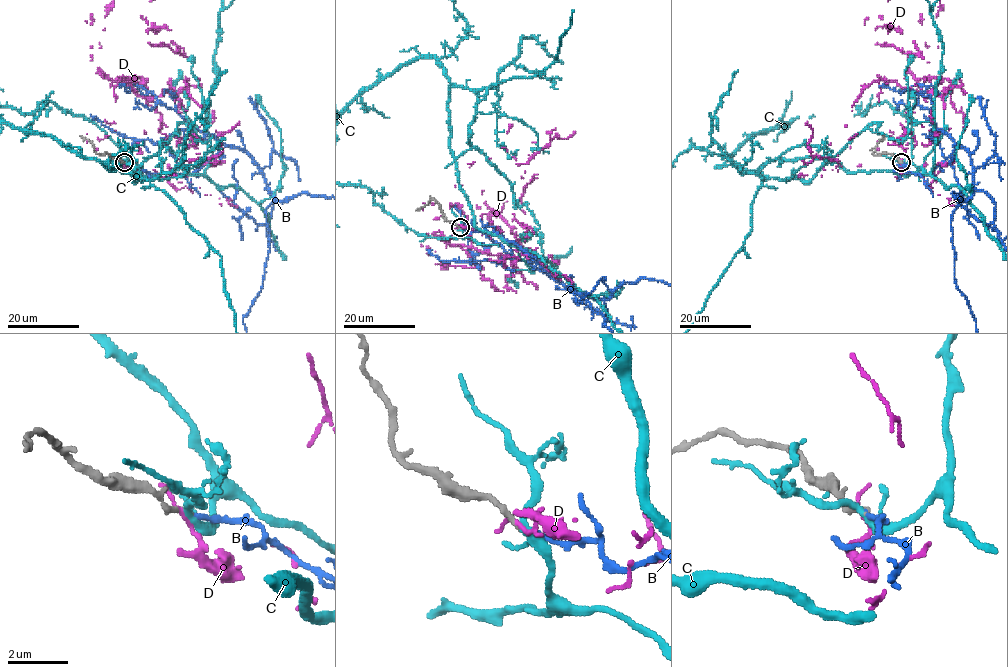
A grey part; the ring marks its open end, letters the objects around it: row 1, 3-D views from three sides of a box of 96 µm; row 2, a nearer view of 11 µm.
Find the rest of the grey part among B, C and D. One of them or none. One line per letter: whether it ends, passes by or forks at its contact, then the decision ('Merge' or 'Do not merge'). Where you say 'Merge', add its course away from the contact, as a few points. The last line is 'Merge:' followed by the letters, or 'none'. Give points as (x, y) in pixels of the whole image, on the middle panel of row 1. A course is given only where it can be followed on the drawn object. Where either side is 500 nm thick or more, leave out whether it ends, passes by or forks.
B: It ends there. Merge
C: It forks there. Do not merge
D: It ends there. Do not merge
Merge: B

